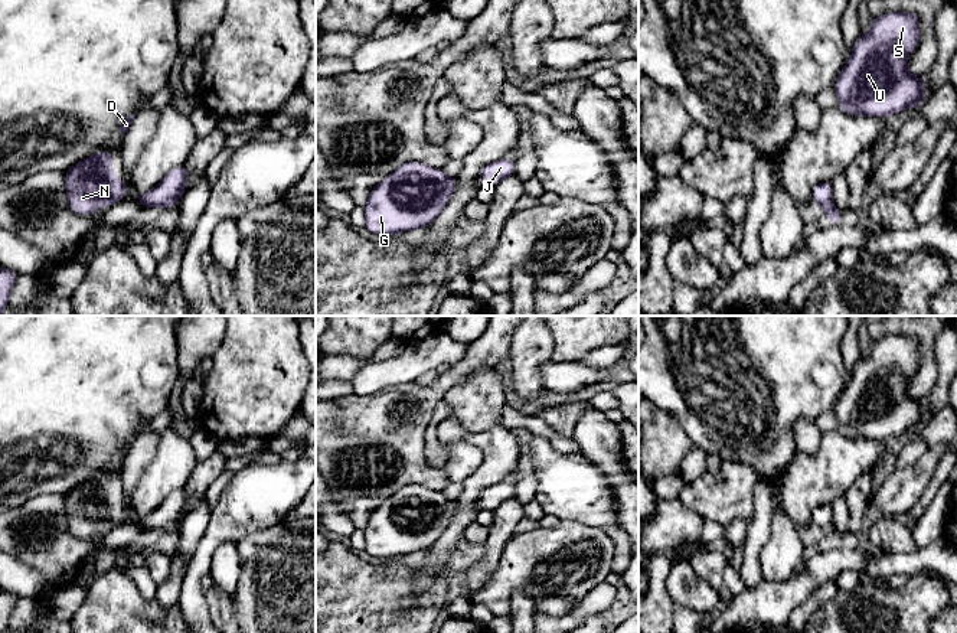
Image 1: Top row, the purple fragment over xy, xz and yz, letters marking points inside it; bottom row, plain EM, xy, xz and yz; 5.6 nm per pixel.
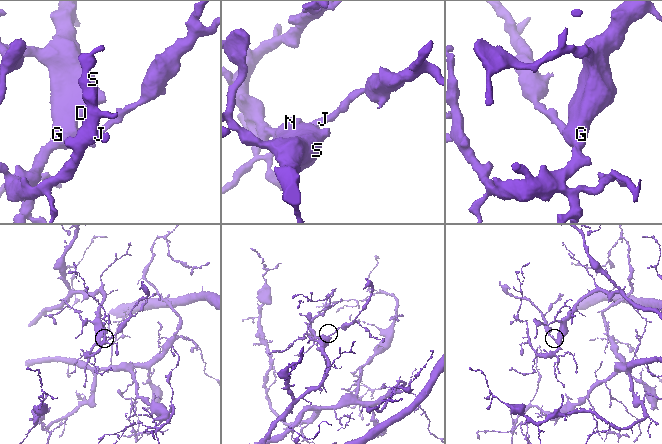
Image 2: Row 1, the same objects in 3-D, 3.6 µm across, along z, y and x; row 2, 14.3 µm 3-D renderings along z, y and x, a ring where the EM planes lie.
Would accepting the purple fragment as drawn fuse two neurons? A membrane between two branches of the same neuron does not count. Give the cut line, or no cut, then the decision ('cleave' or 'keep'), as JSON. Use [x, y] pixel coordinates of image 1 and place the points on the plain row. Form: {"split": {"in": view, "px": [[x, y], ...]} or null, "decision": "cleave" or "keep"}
{"split": null, "decision": "keep"}

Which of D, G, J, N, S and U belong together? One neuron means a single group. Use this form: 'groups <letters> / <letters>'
groups D G J N S U

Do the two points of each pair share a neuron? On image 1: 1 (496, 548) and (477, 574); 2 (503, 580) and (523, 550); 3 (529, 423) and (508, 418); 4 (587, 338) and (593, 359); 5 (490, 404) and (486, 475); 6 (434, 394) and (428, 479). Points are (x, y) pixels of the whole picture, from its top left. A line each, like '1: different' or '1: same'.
1: same
2: same
3: same
4: different
5: different
6: same

